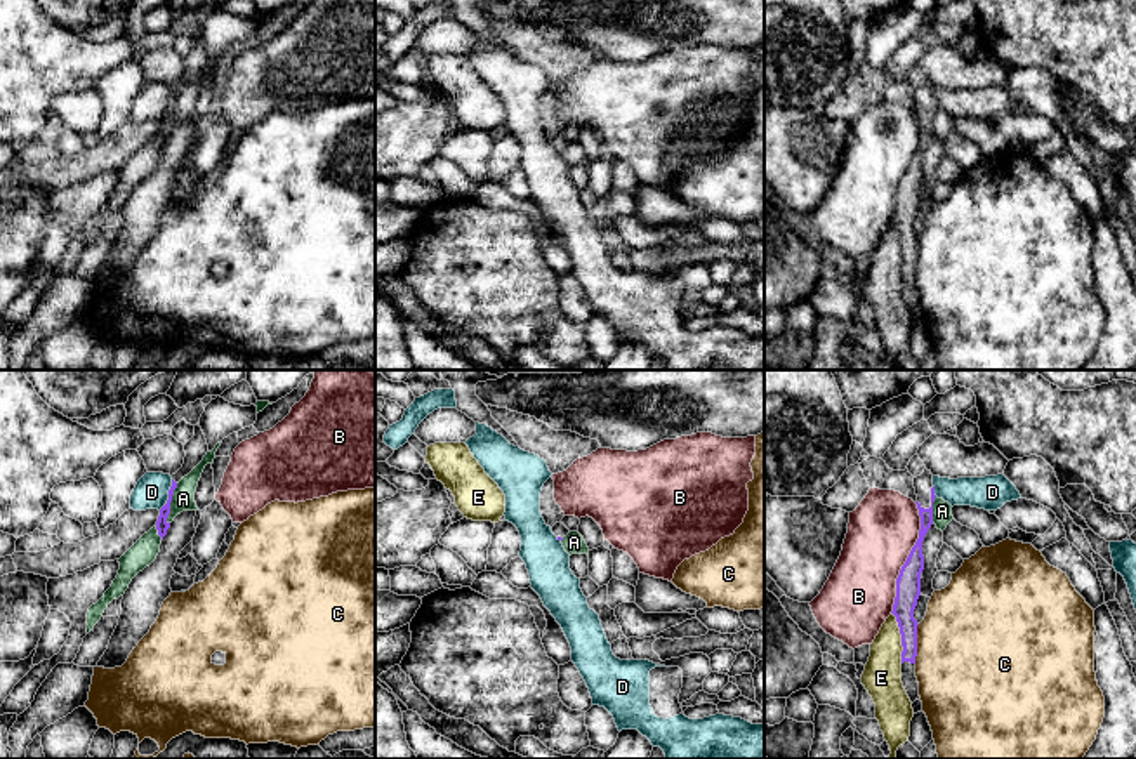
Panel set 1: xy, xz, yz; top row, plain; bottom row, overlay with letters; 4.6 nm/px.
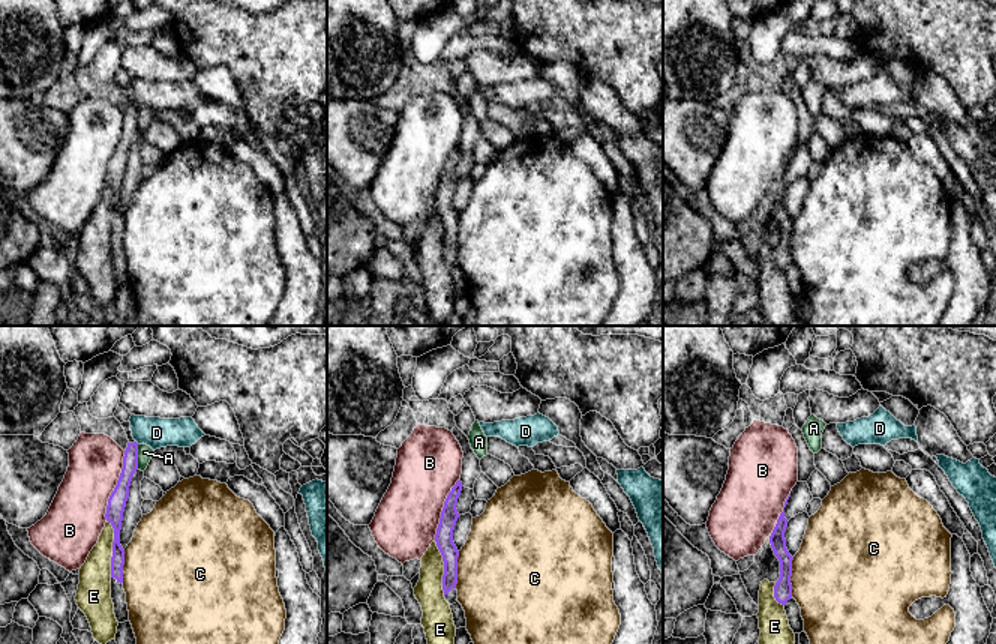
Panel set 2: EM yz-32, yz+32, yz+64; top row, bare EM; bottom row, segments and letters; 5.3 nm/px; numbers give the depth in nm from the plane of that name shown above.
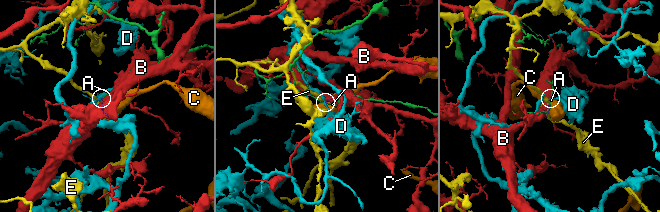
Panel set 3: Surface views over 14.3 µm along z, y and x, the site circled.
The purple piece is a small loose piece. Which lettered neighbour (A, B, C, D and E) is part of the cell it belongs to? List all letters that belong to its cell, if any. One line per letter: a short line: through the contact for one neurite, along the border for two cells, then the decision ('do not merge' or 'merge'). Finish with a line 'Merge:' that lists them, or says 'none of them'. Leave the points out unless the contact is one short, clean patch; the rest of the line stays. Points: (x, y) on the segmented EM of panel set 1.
A: line xy (178, 483), (167, 523); do not merge
B: do not merge
C: line yz (919, 624), (914, 662); do not merge
D: line xy (172, 480), (167, 501), (158, 509); do not merge
E: do not merge
Merge: none of them

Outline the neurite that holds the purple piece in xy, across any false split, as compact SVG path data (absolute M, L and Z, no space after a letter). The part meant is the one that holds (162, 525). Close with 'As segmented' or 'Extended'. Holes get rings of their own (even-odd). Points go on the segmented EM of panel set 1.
M200 424L195 426L195 436L184 445L184 452L186 452L184 464L175 474L172 474L172 486L168 490L168 500L160 509L160 516L156 521L156 530L162 540L167 535L167 530L170 528L170 523L167 521L167 518L170 514L170 502L172 502L174 490L177 488L177 483L184 476L188 476L203 460L203 457L208 452L208 445L207 445L207 439Z. Extended

